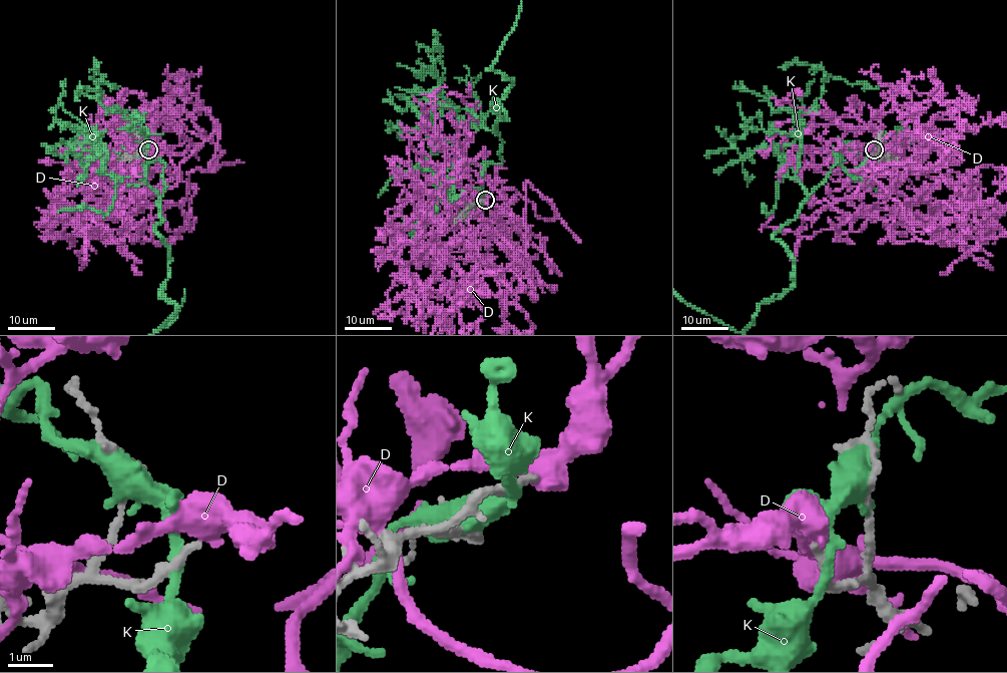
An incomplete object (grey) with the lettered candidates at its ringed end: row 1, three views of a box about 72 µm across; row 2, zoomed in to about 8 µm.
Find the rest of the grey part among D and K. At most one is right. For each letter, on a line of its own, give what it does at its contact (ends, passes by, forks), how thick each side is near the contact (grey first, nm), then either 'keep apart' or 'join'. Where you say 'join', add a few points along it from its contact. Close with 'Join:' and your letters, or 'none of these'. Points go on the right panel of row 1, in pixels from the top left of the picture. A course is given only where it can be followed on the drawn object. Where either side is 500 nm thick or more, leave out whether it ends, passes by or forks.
D: it passes by | 190/460 nm | keep apart
K: it passes by | 170/240 nm | keep apart
Join: none of these

